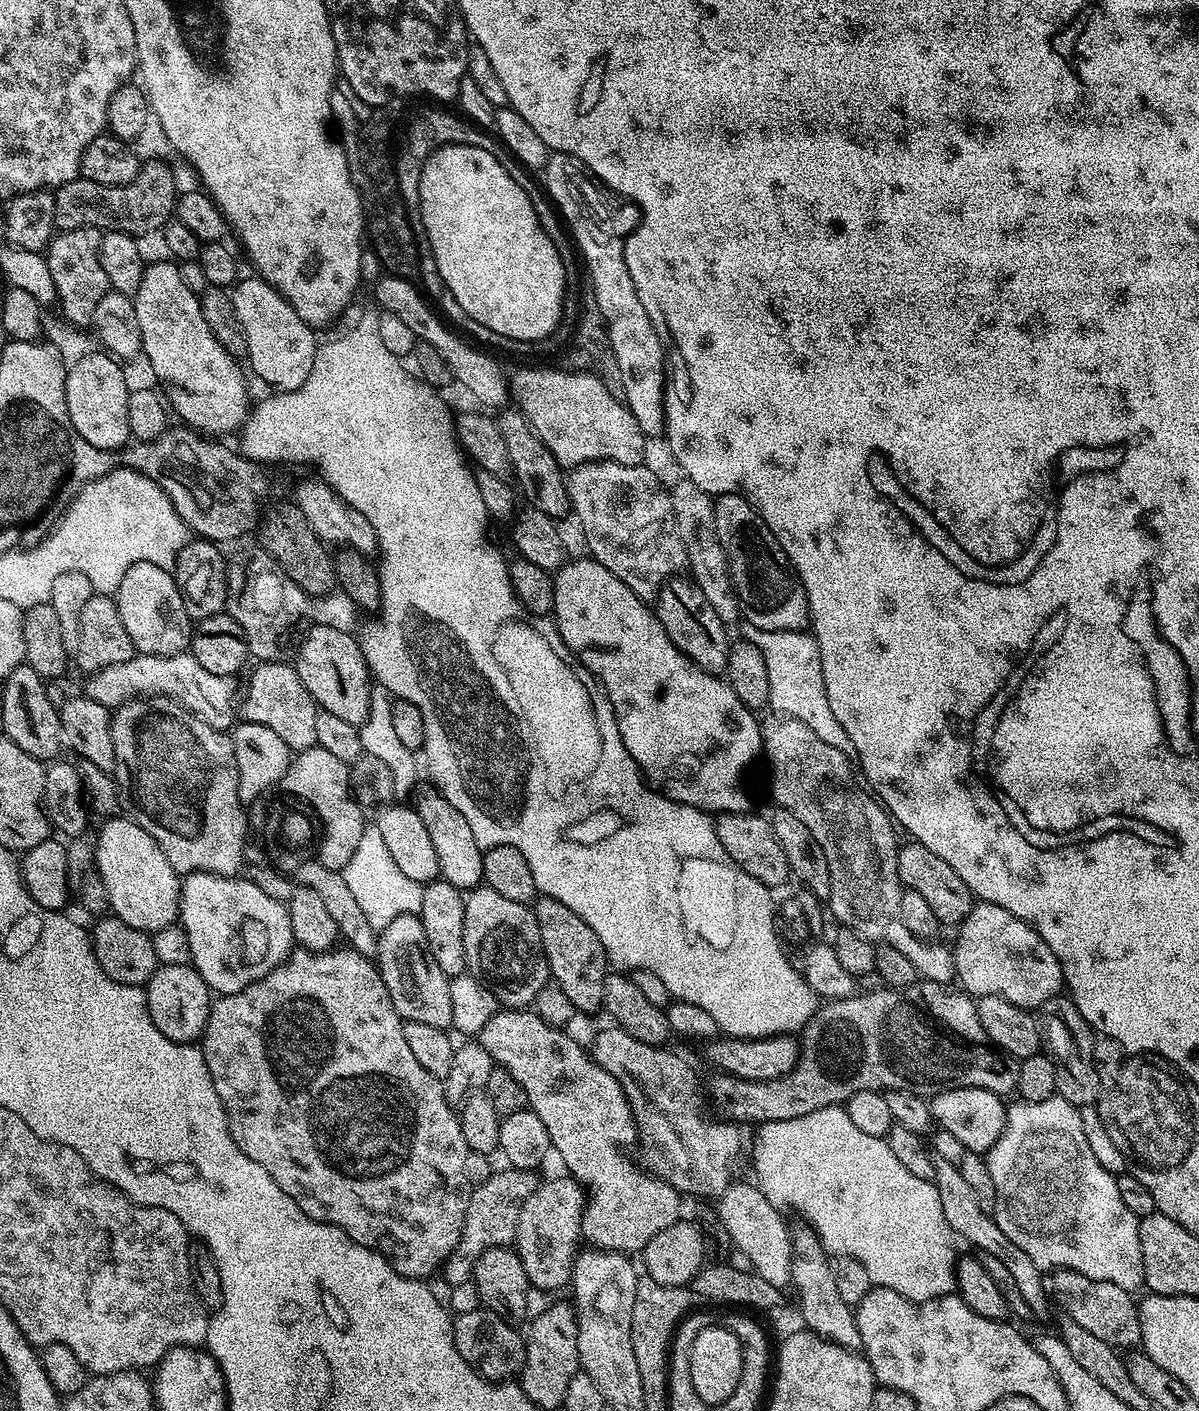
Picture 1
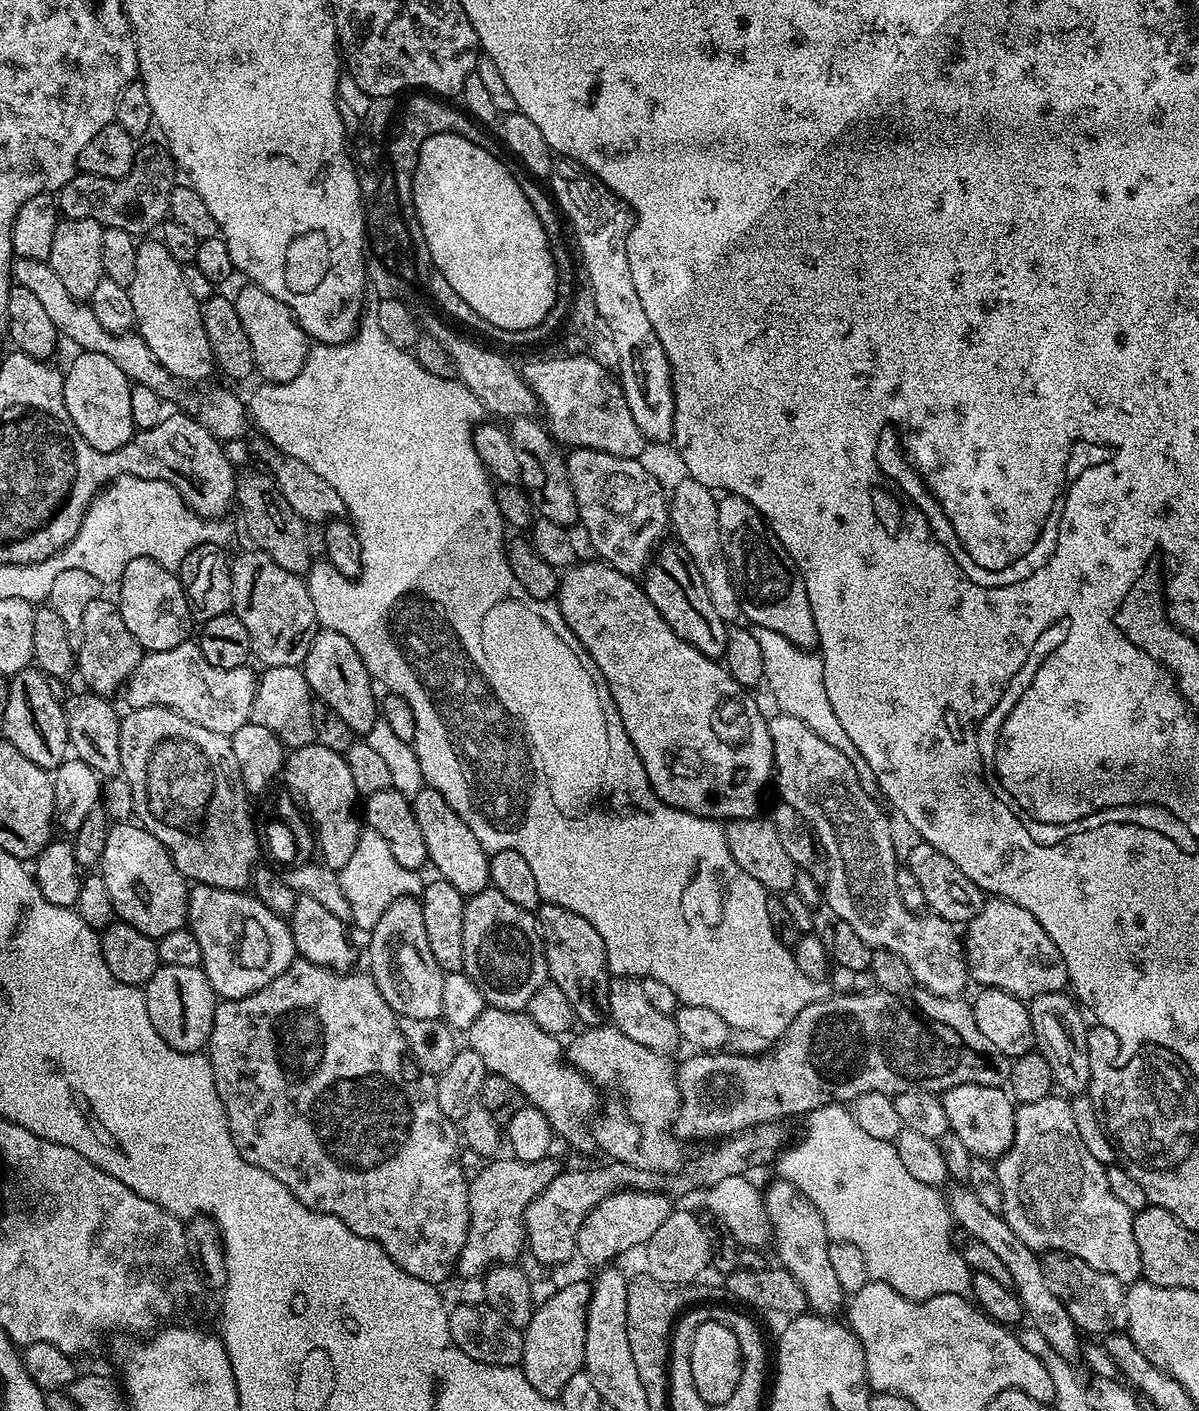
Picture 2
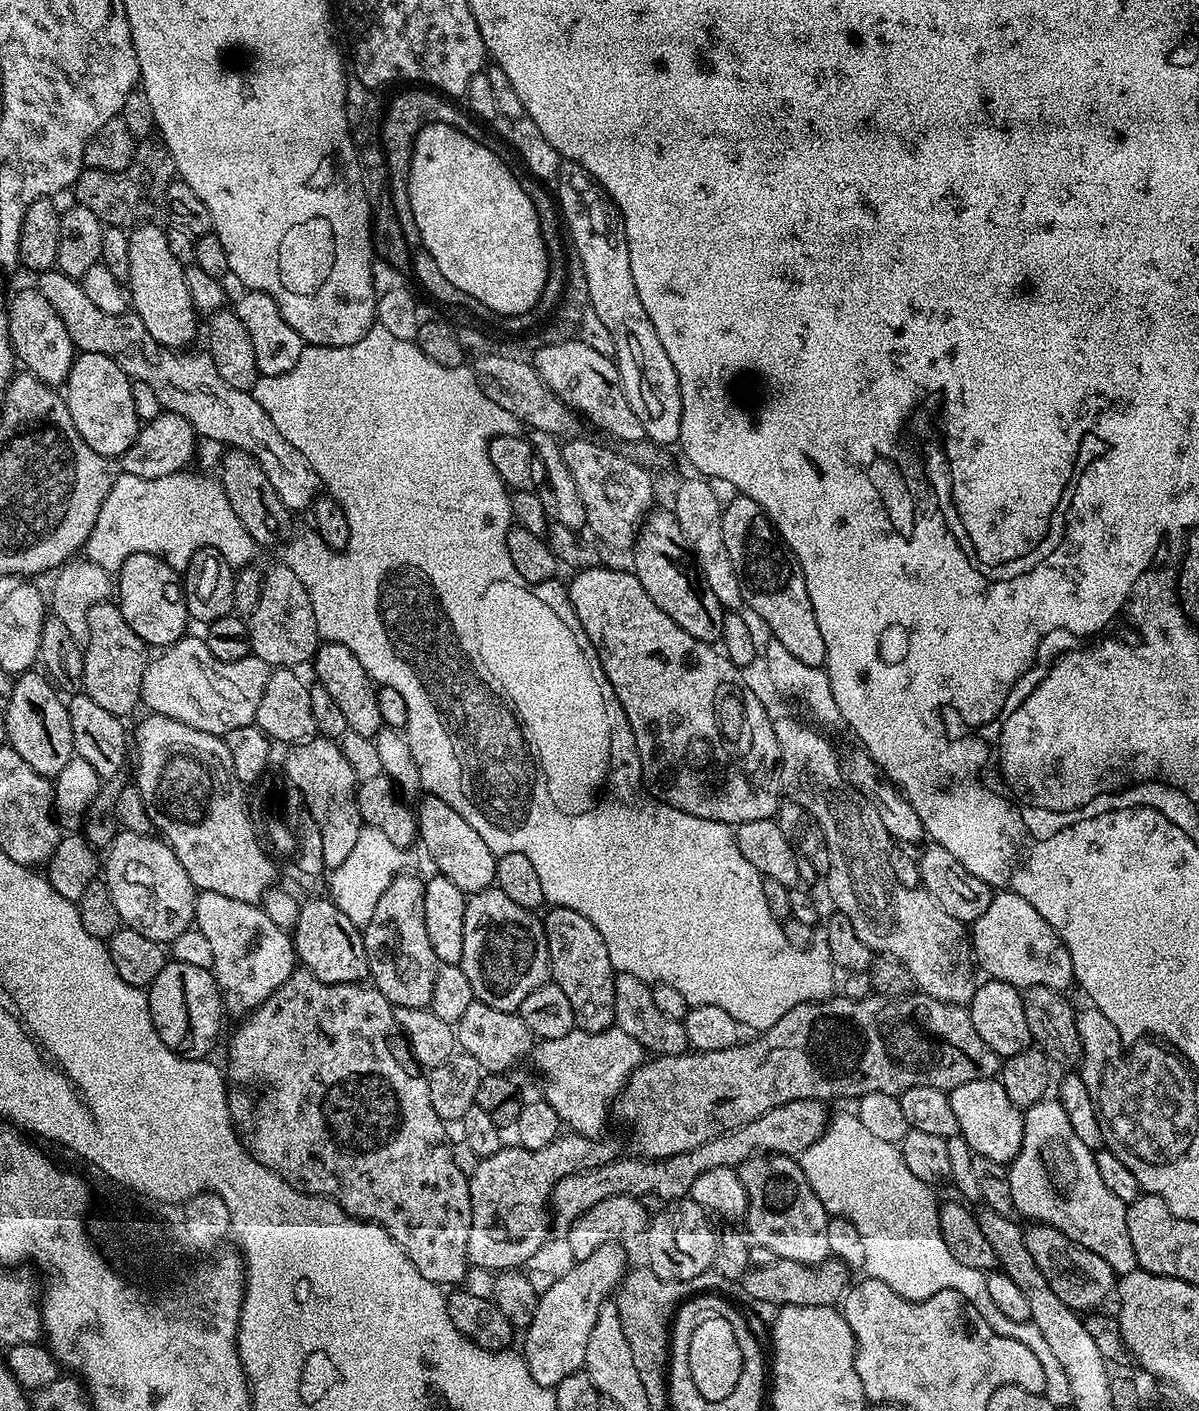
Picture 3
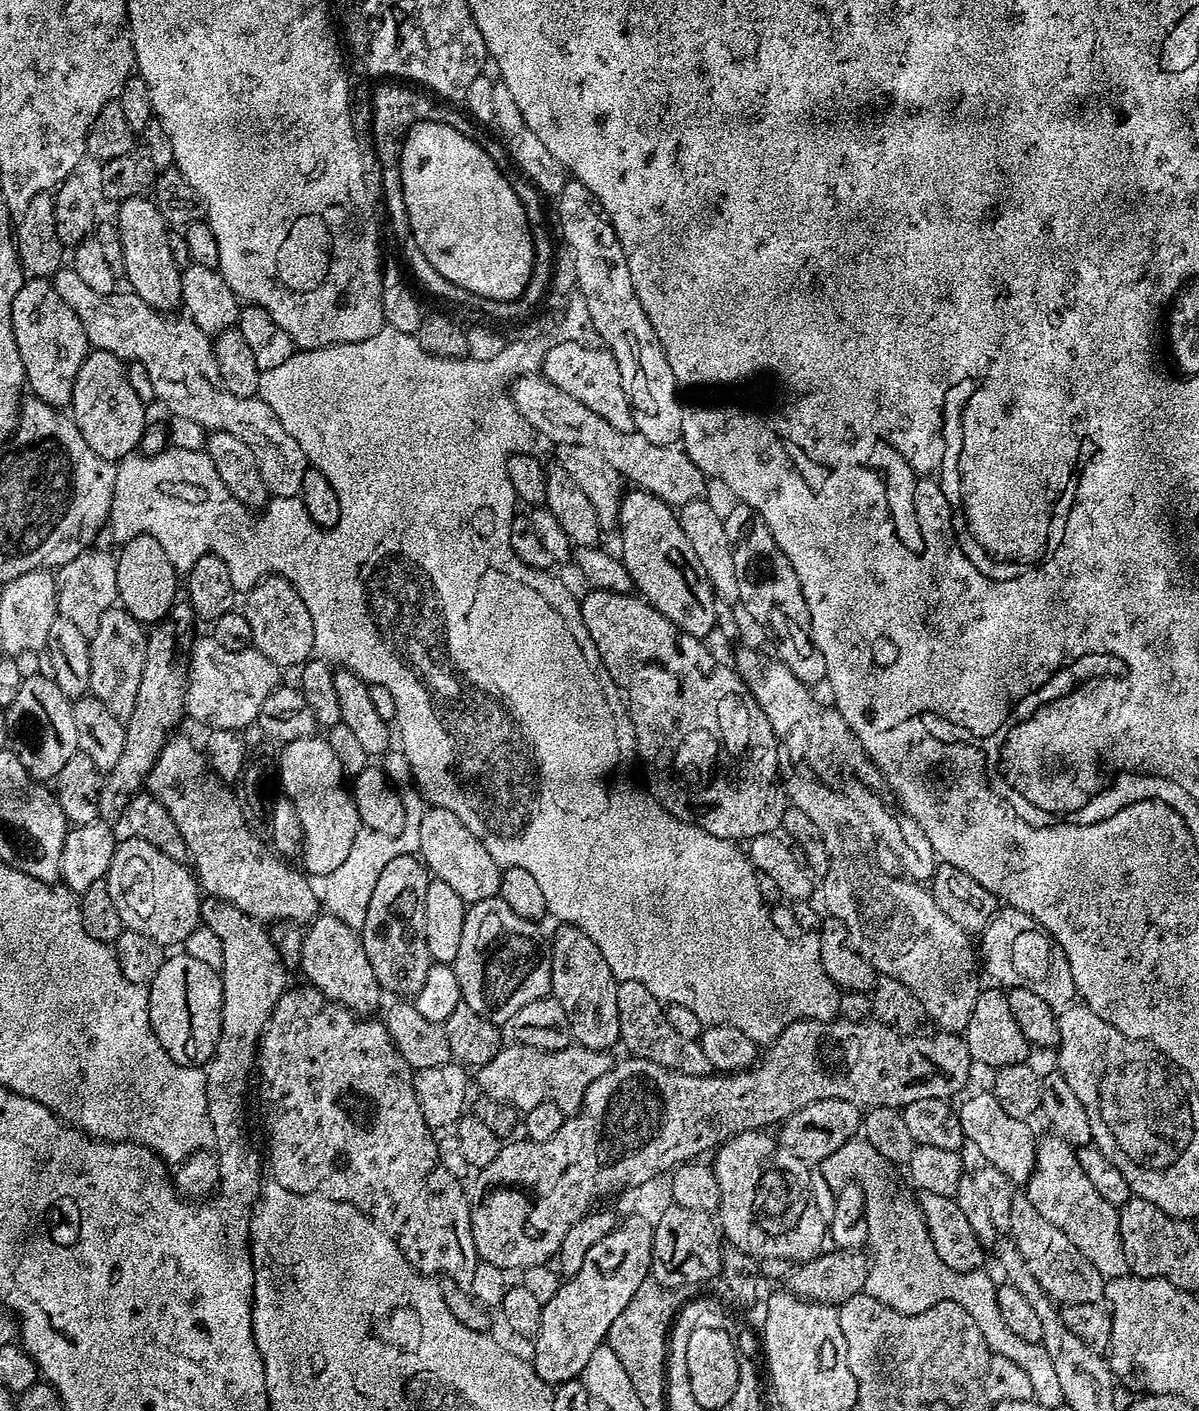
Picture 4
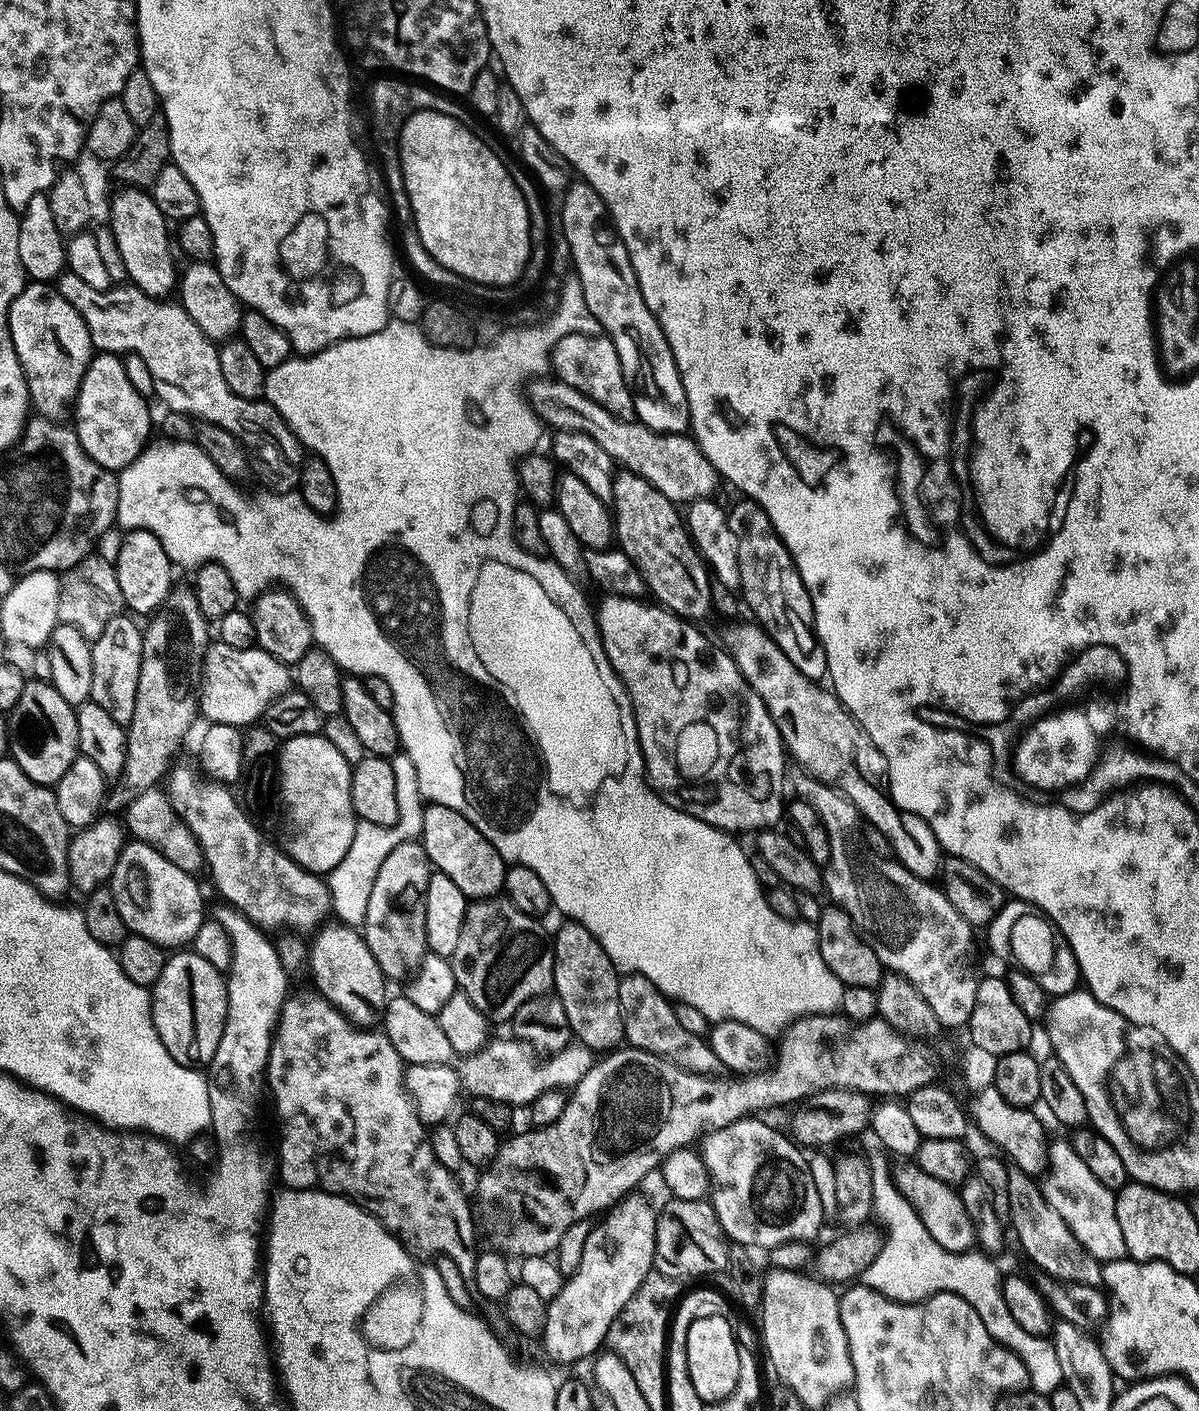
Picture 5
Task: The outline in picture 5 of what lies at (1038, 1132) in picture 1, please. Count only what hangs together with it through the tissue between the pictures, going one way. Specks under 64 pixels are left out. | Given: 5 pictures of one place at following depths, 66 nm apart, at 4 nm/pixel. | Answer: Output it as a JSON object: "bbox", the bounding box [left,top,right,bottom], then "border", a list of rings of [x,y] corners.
{"bbox":[1042,1139,1128,1262],"border":[[[1053,1139],[1048,1145],[1048,1167],[1042,1180],[1046,1202],[1058,1212],[1059,1217],[1073,1232],[1075,1238],[1086,1251],[1099,1262],[1122,1260],[1128,1256],[1126,1241],[1122,1239],[1122,1229],[1118,1226],[1116,1213],[1116,1192],[1102,1186],[1094,1174],[1078,1158],[1067,1139]]]}

